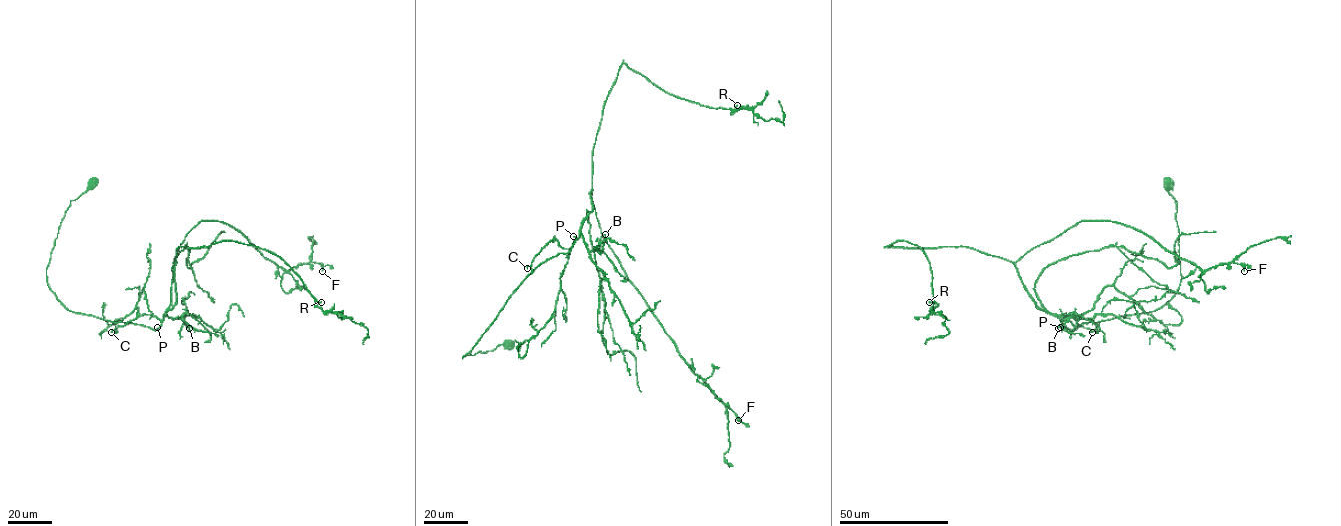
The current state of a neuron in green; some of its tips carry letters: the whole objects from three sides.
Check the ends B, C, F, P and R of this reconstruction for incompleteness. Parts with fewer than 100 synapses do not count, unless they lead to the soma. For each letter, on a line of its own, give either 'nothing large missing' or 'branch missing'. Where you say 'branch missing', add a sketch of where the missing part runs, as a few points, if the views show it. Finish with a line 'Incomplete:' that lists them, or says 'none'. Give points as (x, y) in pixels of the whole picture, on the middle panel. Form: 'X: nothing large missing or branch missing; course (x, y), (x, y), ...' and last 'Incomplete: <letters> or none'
B: nothing large missing
C: nothing large missing
F: nothing large missing
P: nothing large missing
R: nothing large missing
Incomplete: none

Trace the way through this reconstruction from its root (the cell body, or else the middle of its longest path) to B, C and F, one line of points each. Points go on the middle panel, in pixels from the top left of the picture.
B: (506, 345), (462, 356), (536, 267), (567, 253), (580, 233), (589, 250), (597, 249), (605, 234)
C: (506, 345), (462, 356), (521, 283), (542, 263), (567, 253), (577, 238), (567, 249), (553, 239), (527, 268)
F: (506, 345), (462, 356), (536, 267), (570, 250), (591, 191), (602, 236), (628, 280), (738, 420)

